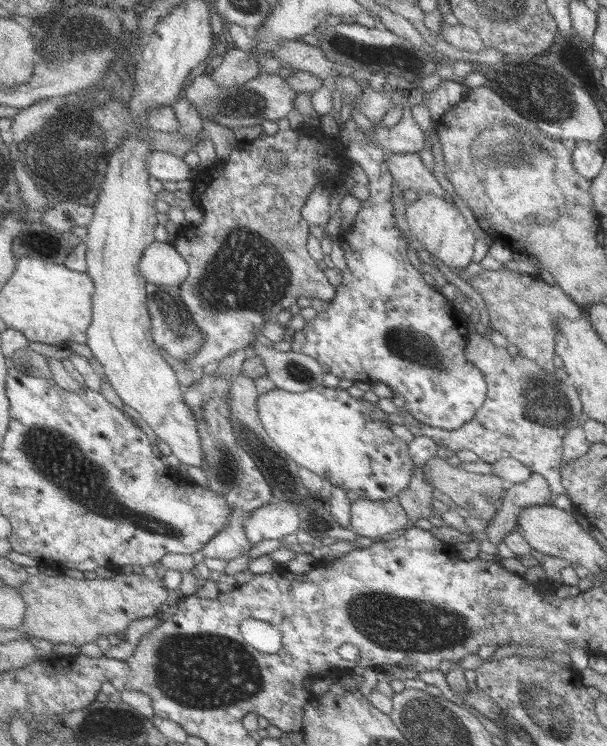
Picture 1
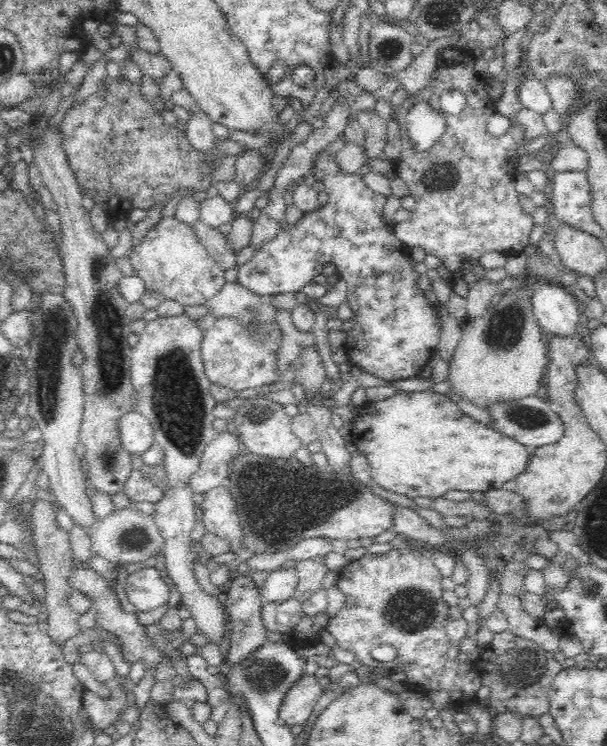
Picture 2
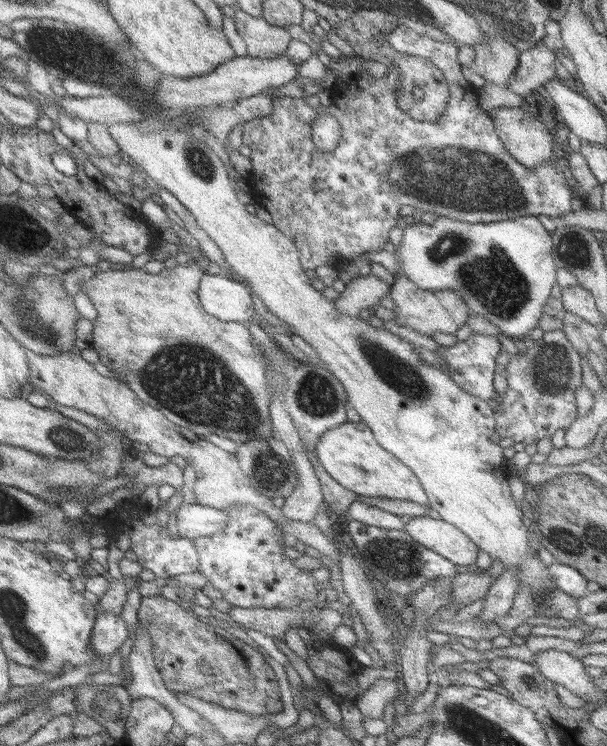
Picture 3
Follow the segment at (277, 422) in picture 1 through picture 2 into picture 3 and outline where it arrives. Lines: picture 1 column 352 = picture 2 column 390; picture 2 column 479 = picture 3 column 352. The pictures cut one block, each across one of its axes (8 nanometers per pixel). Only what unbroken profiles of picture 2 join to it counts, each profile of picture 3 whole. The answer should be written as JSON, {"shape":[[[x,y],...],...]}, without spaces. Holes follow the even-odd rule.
{"shape":[[[347,421],[327,430],[317,443],[317,453],[325,470],[341,486],[348,487],[359,495],[409,500],[427,506],[426,492],[411,468],[390,451],[385,450],[375,438],[371,427],[363,421]]]}

